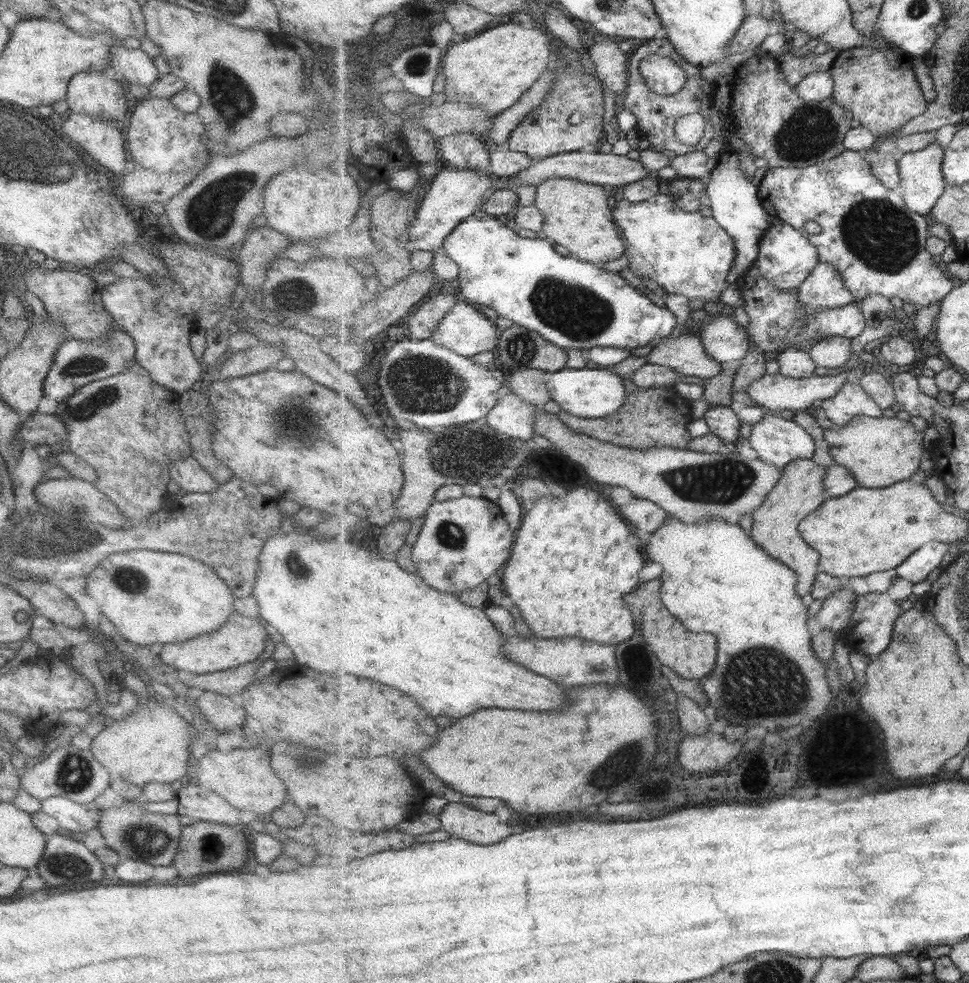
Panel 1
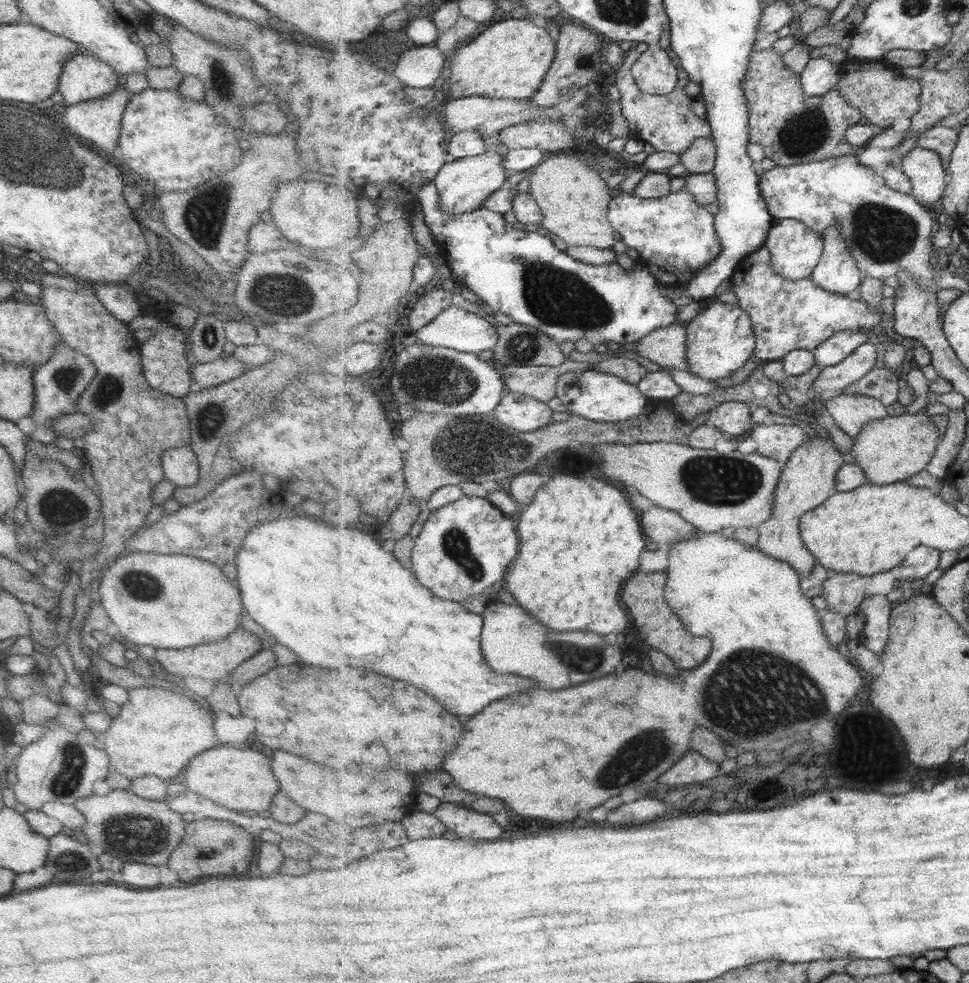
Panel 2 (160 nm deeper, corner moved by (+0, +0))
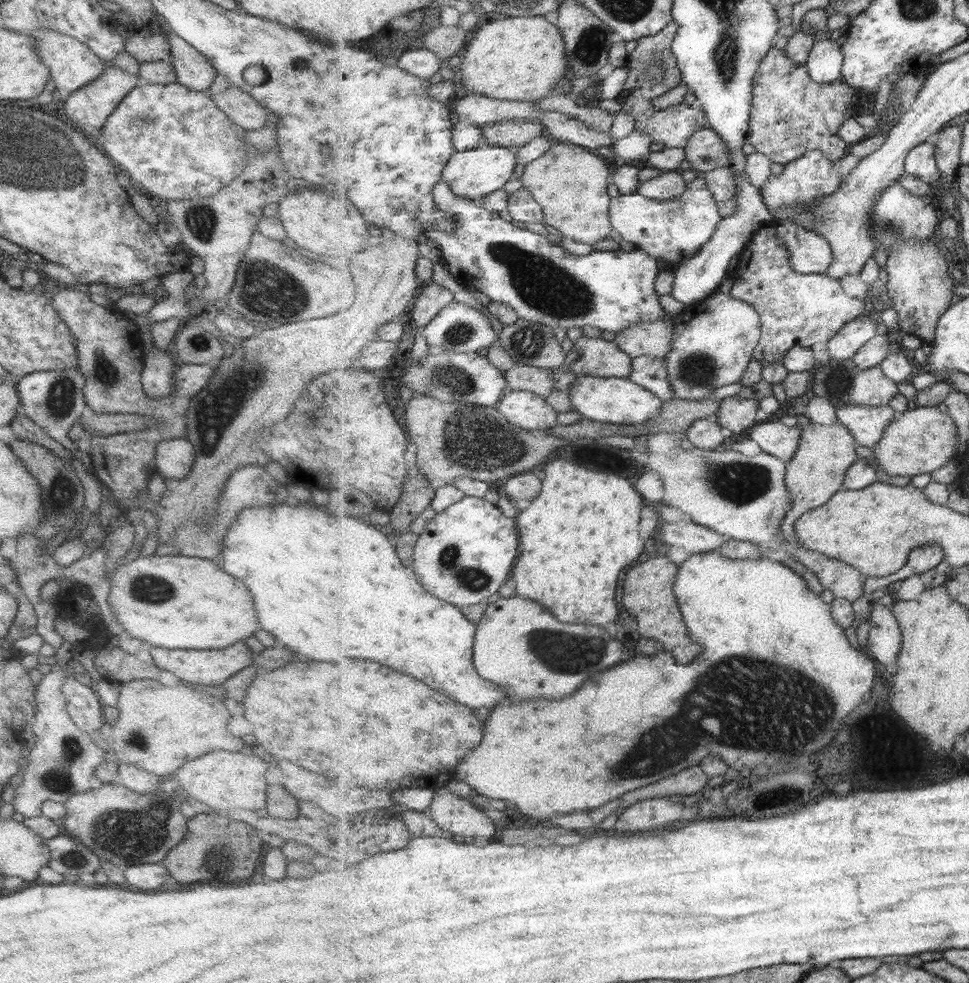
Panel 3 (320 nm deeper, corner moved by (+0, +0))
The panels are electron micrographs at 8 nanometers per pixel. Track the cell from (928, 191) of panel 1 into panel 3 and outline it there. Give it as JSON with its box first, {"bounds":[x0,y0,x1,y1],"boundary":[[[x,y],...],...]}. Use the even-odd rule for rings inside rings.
{"bounds":[906,139,942,183],"boundary":[[[933,139],[916,146],[906,158],[906,172],[931,183],[939,180],[942,172],[936,159],[936,143]]]}

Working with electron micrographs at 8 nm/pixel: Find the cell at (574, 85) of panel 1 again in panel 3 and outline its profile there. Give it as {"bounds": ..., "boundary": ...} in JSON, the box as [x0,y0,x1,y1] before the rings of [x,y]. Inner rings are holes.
{"bounds":[482,118,546,150],"boundary":[[[506,118],[482,129],[483,143],[518,150],[534,138],[546,136],[545,126],[529,119]]]}

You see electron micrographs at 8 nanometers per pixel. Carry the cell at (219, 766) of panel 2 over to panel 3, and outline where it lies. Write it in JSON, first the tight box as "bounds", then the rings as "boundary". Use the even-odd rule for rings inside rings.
{"bounds":[171,750,268,810],"boundary":[[[219,750],[215,752],[215,756],[209,752],[205,756],[199,756],[183,764],[171,778],[177,781],[178,786],[181,786],[191,798],[207,806],[213,806],[215,810],[231,810],[231,808],[257,810],[266,806],[268,784],[263,776],[265,770],[267,770],[267,764],[257,756],[243,756],[243,754],[231,754],[231,752]]]}

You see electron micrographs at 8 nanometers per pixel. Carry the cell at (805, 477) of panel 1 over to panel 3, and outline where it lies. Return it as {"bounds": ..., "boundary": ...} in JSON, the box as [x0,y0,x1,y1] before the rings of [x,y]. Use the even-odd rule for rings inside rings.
{"bounds":[782,421,860,542],"boundary":[[[841,421],[832,425],[810,422],[802,427],[800,447],[793,460],[789,462],[786,474],[788,489],[794,494],[793,511],[785,518],[782,529],[786,537],[798,542],[796,535],[796,520],[809,511],[820,508],[829,503],[829,500],[843,489],[848,470],[860,458],[857,456],[856,438]]]}

